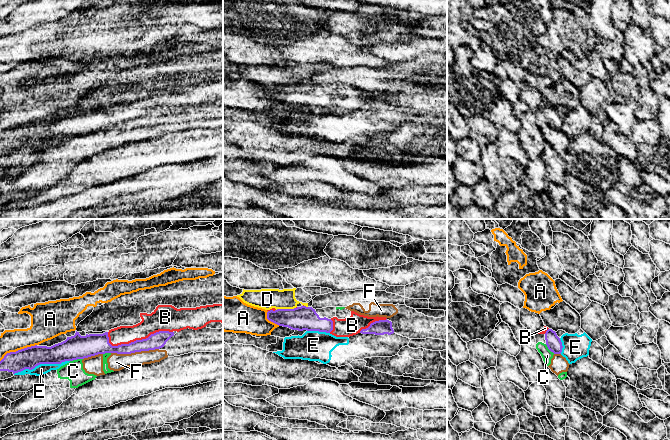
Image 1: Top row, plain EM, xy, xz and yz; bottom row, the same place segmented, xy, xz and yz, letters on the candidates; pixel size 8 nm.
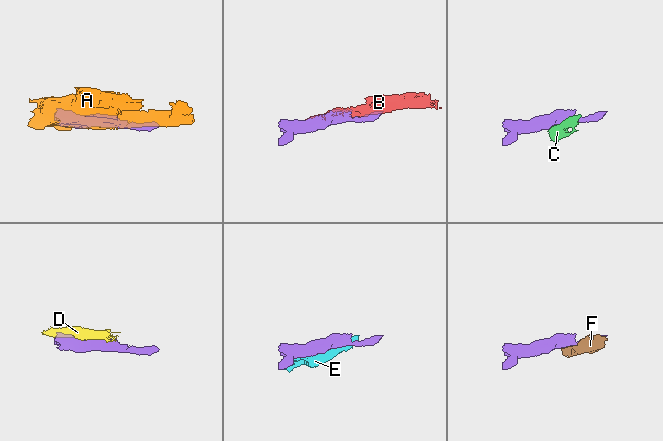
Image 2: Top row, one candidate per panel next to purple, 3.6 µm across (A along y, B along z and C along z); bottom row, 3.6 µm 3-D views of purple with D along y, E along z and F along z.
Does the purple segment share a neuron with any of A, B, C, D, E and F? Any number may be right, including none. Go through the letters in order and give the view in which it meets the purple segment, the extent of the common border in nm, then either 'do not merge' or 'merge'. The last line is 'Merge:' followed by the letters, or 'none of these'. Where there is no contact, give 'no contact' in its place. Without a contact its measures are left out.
A: meets purple in xy; contact 320 nm long; do not merge
B: meets purple in xy; contact 550 nm long; merge
C: meets purple in xy; contact 110 nm long; do not merge
D: meets purple in xz; contact 160 nm long; do not merge
E: meets purple in xy; contact 460 nm long; do not merge
F: meets purple in xy; contact 380 nm long; do not merge
Merge: B

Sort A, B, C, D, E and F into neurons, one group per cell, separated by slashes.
A / B / C F / D / E

